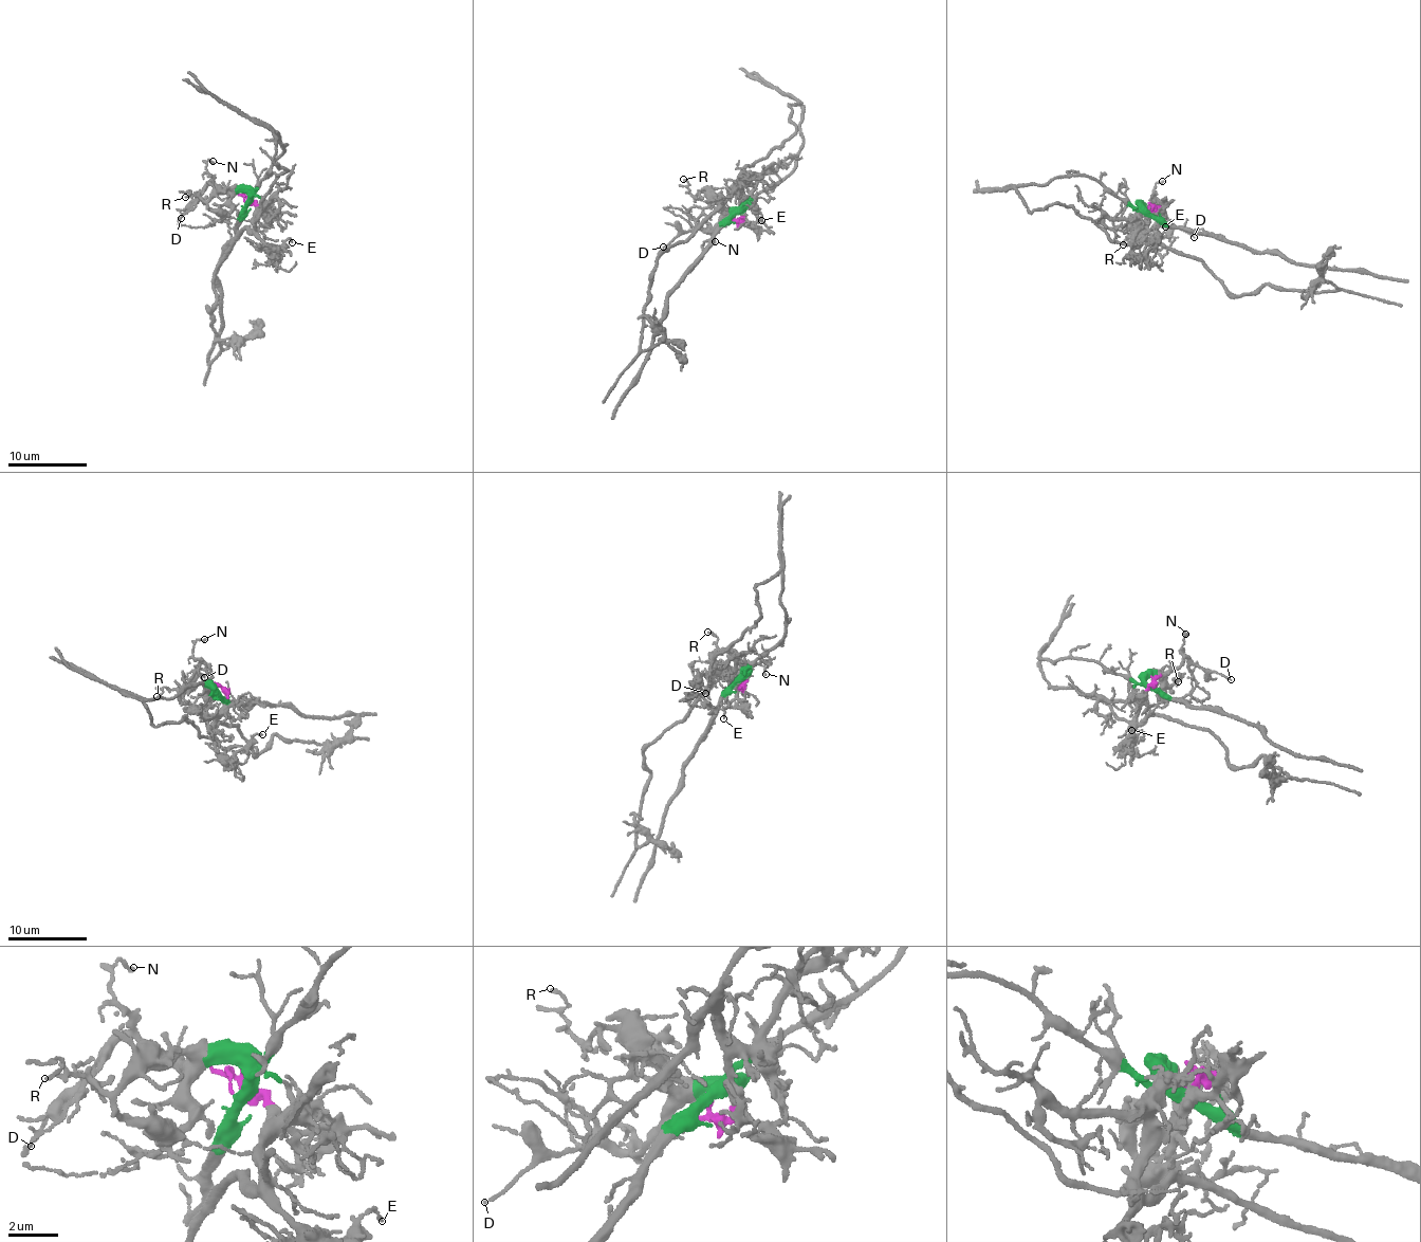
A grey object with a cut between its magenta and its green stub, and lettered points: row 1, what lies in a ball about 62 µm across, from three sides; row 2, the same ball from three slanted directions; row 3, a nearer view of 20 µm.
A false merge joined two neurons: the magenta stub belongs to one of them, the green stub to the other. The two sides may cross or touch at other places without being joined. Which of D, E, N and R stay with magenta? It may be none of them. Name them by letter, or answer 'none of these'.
E

